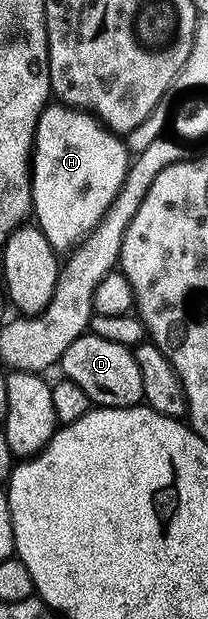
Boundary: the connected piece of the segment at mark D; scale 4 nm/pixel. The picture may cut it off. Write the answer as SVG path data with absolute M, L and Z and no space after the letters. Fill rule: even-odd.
M85 334L70 342L59 364L64 372L63 379L82 386L93 405L101 408L134 408L144 400L142 373L129 345L110 342L110 338Z

